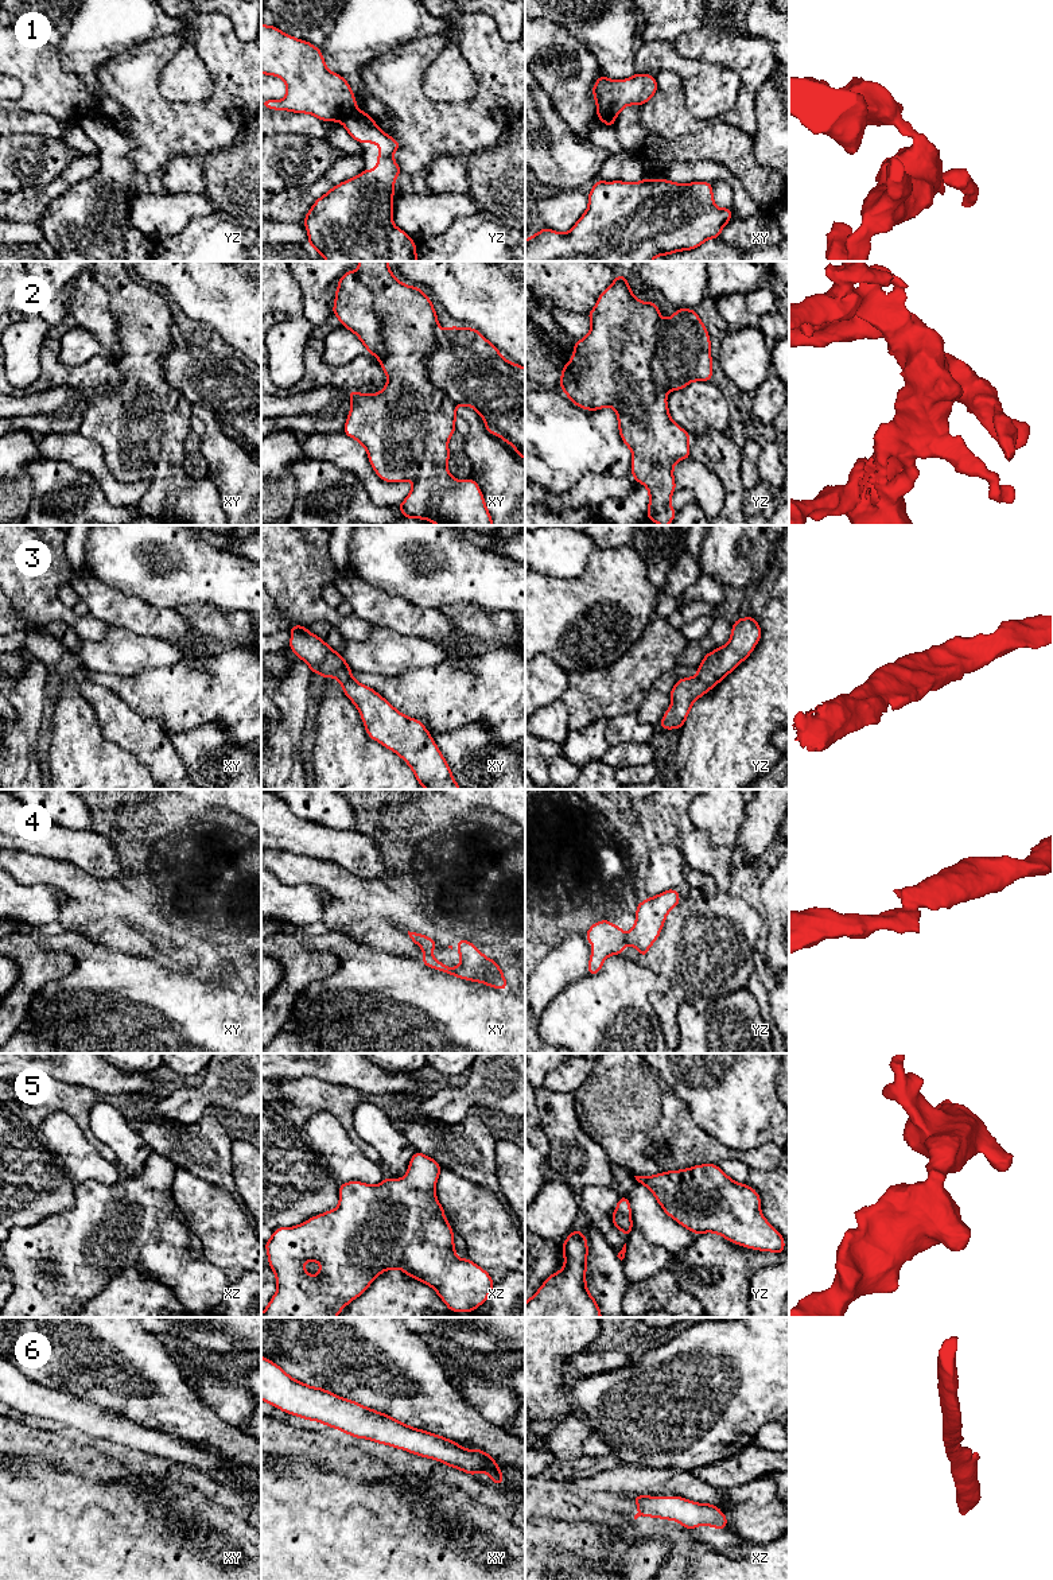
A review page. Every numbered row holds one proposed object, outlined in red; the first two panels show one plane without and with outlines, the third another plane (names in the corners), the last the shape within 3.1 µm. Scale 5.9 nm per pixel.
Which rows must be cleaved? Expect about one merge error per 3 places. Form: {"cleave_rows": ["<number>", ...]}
{"cleave_rows": ["1", "2", "4"]}

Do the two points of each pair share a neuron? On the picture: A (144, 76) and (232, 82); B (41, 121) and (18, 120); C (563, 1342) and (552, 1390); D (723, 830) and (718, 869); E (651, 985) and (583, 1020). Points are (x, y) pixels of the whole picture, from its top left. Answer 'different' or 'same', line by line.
A: same
B: same
C: same
D: different
E: same

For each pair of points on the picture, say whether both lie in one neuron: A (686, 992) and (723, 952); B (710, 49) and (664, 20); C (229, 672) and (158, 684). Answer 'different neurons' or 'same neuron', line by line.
A: same neuron
B: different neurons
C: same neuron

